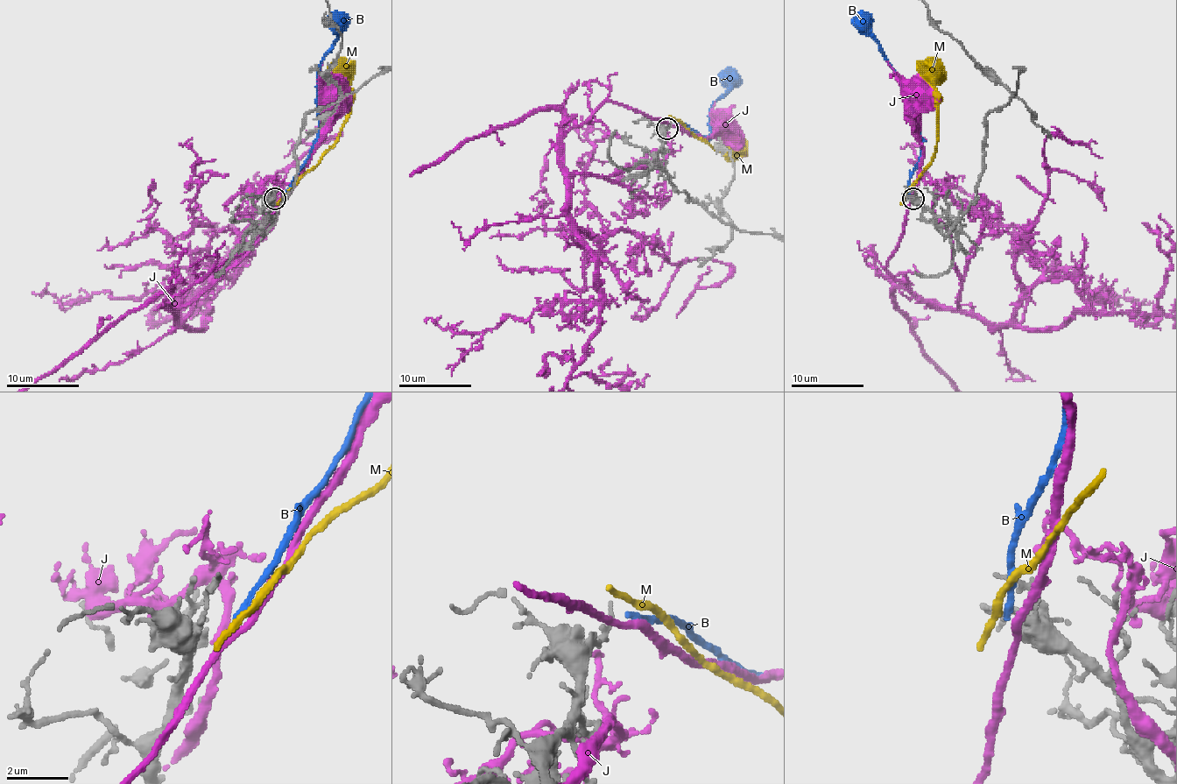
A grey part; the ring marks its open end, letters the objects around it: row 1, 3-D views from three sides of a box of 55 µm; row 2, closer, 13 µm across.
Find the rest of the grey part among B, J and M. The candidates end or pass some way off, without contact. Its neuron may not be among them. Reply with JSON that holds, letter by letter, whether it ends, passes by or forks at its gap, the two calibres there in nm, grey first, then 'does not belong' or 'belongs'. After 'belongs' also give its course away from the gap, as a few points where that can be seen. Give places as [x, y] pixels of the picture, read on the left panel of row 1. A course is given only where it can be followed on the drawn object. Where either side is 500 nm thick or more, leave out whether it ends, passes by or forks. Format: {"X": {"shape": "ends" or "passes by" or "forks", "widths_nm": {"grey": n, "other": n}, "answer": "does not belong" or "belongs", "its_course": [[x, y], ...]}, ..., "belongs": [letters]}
{"B": {"shape": "ends", "widths_nm": {"grey": 400, "other": 180}, "answer": "does not belong"}, "J": {"shape": "passes by", "widths_nm": {"grey": 400, "other": 220}, "answer": "does not belong"}, "M": {"shape": "ends", "widths_nm": {"grey": 400, "other": 240}, "answer": "does not belong"}, "belongs": []}

